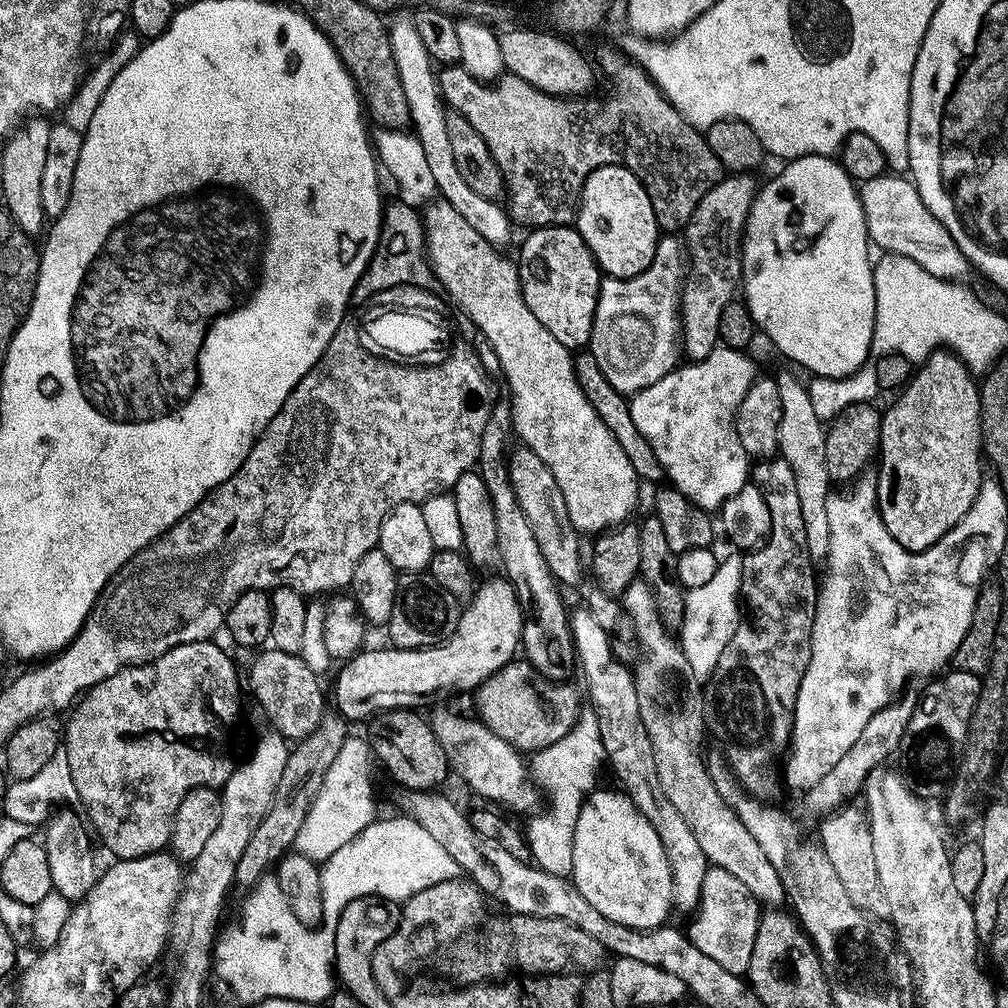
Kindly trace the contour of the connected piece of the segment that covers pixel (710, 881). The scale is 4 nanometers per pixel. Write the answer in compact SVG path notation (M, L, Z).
M709 867L704 883L704 899L695 913L690 939L706 958L714 958L718 966L730 970L730 974L747 977L750 962L754 958L754 946L760 929L761 905L756 897L724 868Z

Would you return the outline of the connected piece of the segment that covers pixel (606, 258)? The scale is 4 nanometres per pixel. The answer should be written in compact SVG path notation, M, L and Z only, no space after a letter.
M600 168L590 174L580 195L578 230L594 254L601 273L613 280L632 280L642 269L648 268L662 239L644 183L625 168Z

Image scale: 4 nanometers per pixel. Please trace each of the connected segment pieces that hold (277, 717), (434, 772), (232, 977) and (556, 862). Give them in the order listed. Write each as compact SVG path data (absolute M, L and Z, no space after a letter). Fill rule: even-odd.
M269 650L264 652L252 664L246 680L252 683L252 692L258 703L264 707L266 715L272 719L277 733L289 742L306 739L314 730L318 730L324 720L324 692L320 689L320 680L316 677L317 669L307 664L303 658L294 654L286 654Z
M416 710L381 712L372 717L370 727L370 748L384 768L408 792L434 792L443 789L443 784L450 777L446 750L434 734L431 723L419 716Z
M265 878L251 889L248 901L244 904L244 917L237 928L228 932L228 937L221 939L214 948L214 972L221 980L225 980L238 994L241 1005L256 1004L263 1006L267 1000L293 1000L302 1006L320 1004L331 1001L332 993L337 991L336 974L336 931L340 921L340 912L325 911L322 930L312 936L288 916L288 908L284 908L284 900L280 900L280 888L276 878Z
M581 711L580 721L570 734L566 734L566 738L562 738L562 742L543 748L531 758L530 772L535 783L545 793L548 791L553 801L552 809L545 816L537 815L537 820L526 829L526 839L532 848L532 859L535 867L542 871L549 872L552 876L568 878L574 870L574 834L580 811L588 797L597 791L596 779L600 776L600 763L603 765L606 760L600 719L595 711Z

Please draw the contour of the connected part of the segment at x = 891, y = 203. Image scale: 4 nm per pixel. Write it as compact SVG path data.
M885 174L874 178L859 189L860 201L866 214L868 239L882 251L896 258L916 264L927 275L938 278L941 282L964 282L970 273L970 263L958 250L954 238L930 214L926 202L922 202L922 194L918 194L916 185L911 179L900 174Z

